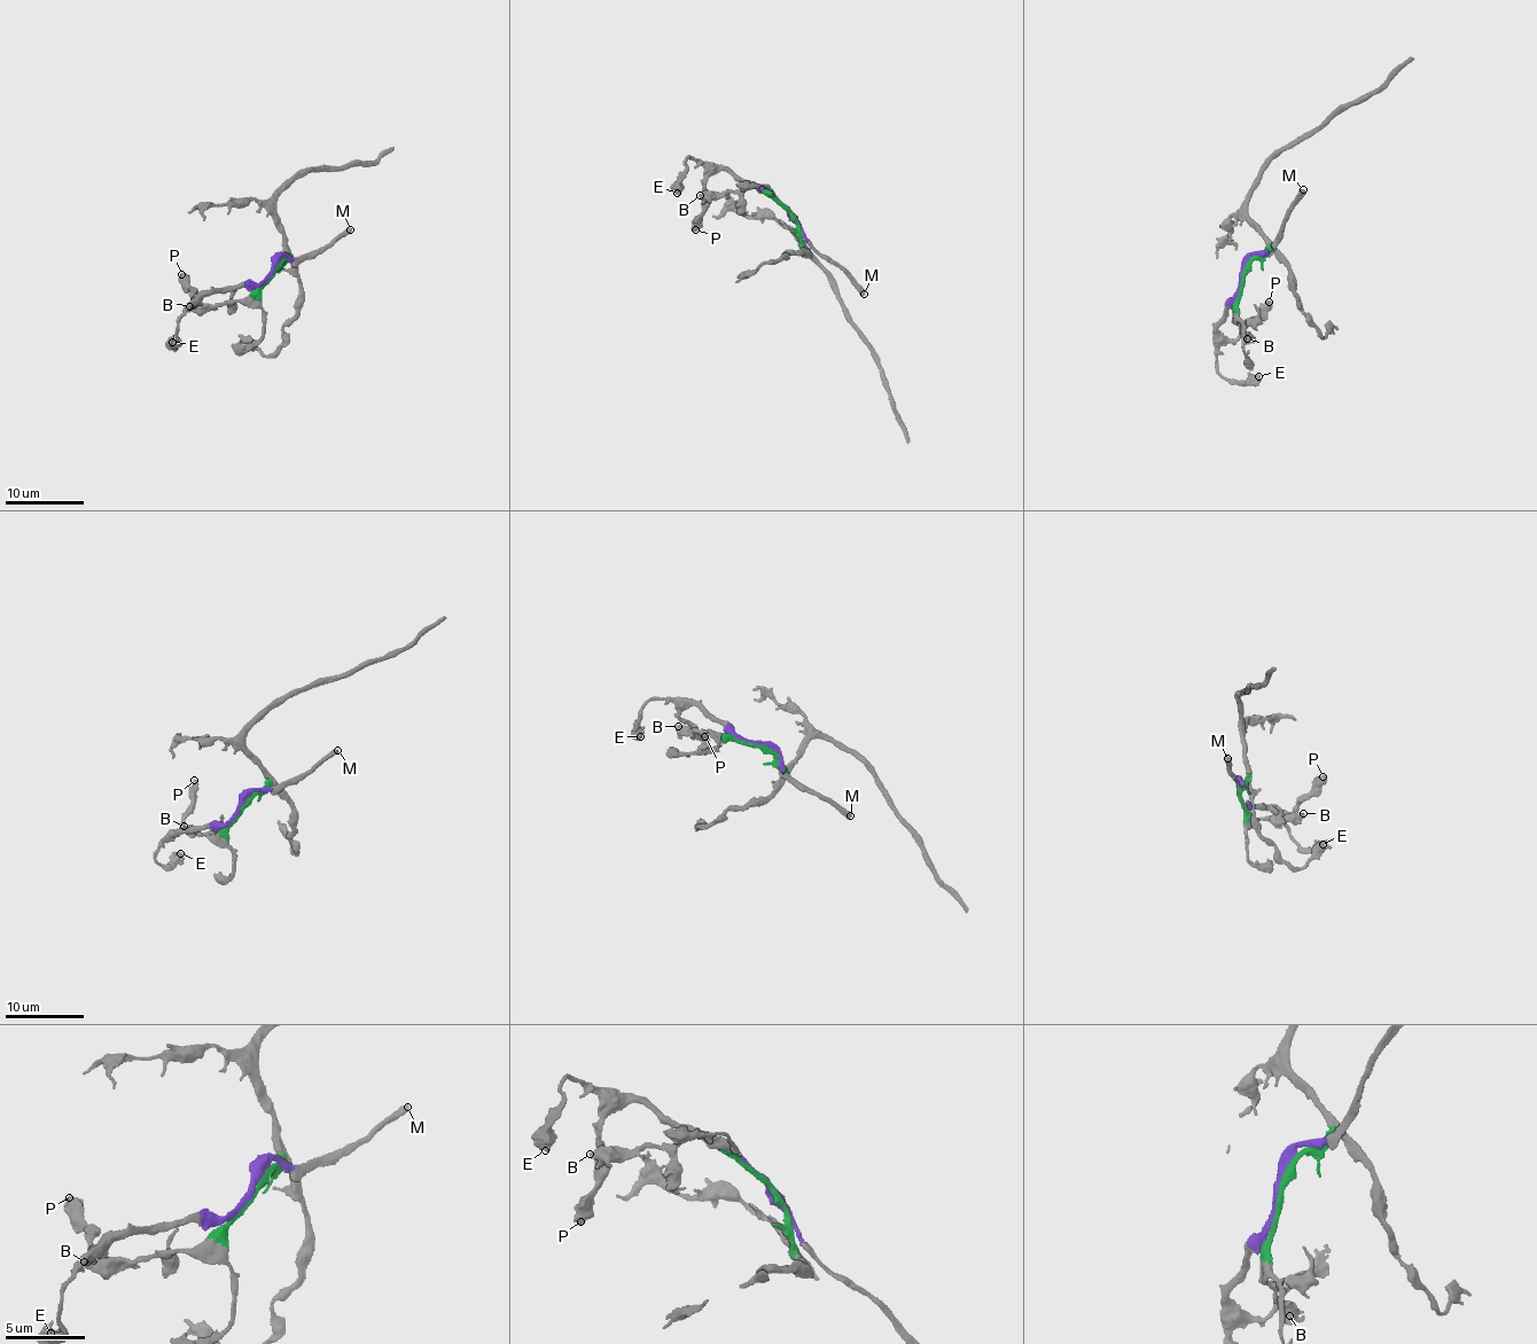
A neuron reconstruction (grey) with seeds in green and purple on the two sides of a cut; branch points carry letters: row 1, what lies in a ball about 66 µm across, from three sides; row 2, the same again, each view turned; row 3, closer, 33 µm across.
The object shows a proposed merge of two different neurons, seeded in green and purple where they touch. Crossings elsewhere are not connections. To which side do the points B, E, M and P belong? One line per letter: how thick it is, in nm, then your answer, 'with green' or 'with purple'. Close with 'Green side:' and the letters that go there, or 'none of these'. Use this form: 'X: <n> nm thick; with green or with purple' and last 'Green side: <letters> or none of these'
B: 320 nm thick; with green
E: 700 nm thick; with purple
M: 400 nm thick; with purple
P: 500 nm thick; with purple
Green side: B

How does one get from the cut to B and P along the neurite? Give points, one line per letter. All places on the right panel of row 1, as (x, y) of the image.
B: (1243, 274), (1233, 319), (1247, 338)
P: (1243, 274), (1216, 328), (1223, 336), (1237, 338), (1270, 302)

